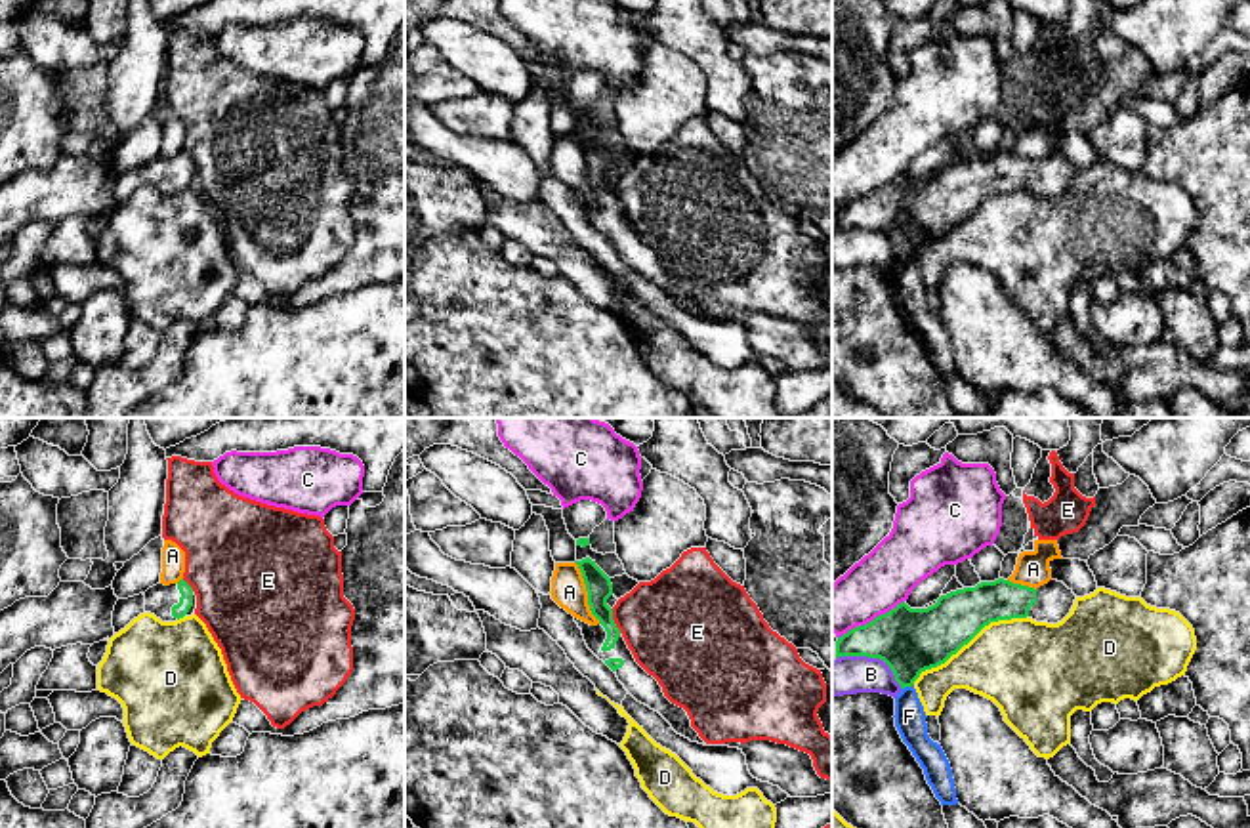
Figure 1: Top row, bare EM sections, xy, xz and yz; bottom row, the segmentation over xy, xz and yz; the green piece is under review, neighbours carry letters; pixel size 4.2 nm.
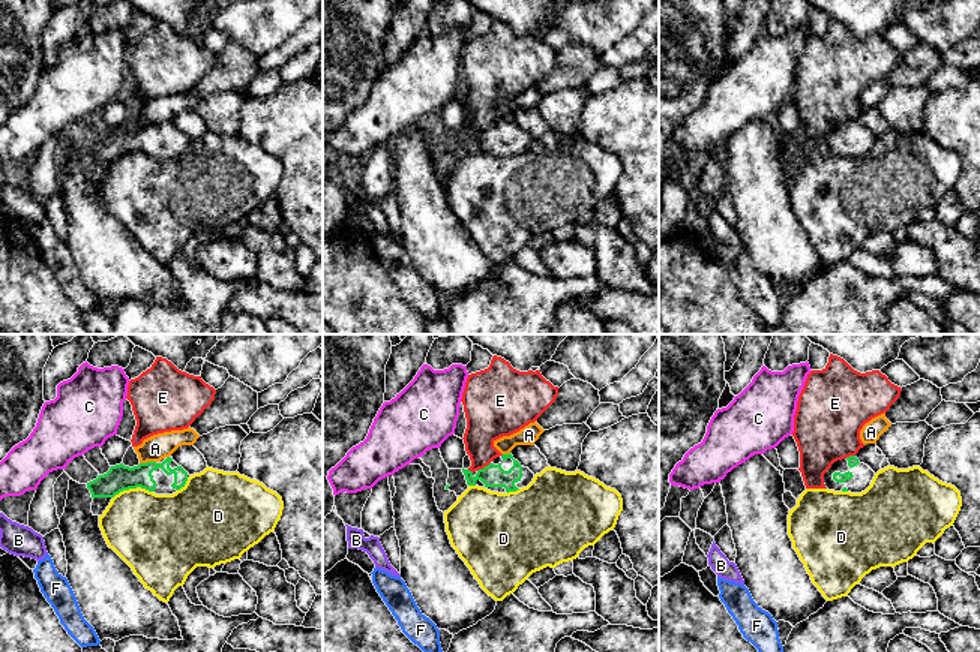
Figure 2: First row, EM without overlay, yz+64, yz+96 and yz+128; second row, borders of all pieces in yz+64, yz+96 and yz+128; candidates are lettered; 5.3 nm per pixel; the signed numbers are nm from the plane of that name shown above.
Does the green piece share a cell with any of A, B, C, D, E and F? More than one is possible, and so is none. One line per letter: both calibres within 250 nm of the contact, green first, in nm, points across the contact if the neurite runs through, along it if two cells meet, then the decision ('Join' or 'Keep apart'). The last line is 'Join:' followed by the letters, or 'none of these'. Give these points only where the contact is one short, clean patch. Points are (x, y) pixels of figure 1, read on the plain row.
A: Thickness 110 nm (green) against 140 nm. Keep apart
B: Thickness 280 nm (green) against 160 nm. Keep apart
C: Thickness 280 nm (green) against 240 nm. Keep apart
D: Thickness 280 nm (green) against 380 nm. Keep apart
E: Thickness 110 nm (green) against 420 nm. Boundary: xz (611, 182), (611, 191), (621, 205). Keep apart
F: Thickness 280 nm (green) against 130 nm. Boundary: yz (913, 256), (901, 262). Keep apart
Join: none of these

